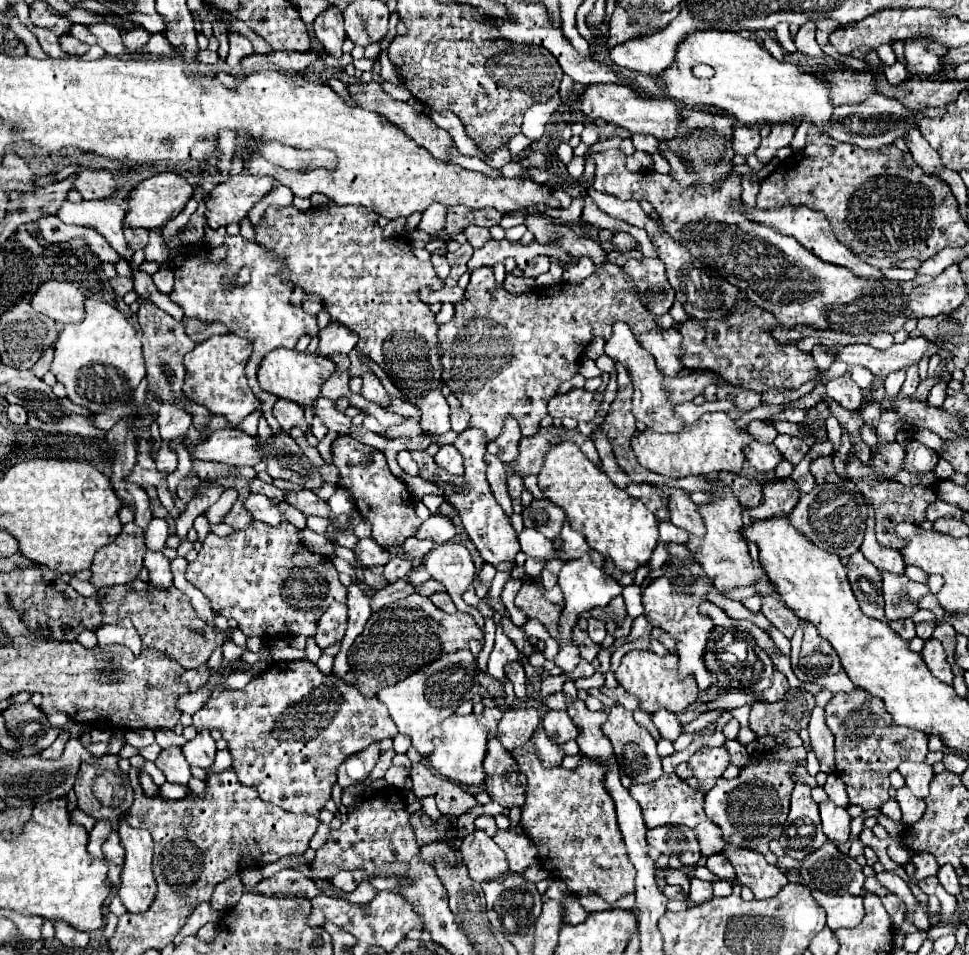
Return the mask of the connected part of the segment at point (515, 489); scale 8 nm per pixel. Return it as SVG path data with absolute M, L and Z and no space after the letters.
M510 476L510 478L508 478L508 494L510 494L510 498L512 498L512 500L520 498L522 490L524 490L522 478L520 478L520 476Z

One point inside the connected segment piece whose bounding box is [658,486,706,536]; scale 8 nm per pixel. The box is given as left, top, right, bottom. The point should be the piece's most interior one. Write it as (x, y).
(684, 513)

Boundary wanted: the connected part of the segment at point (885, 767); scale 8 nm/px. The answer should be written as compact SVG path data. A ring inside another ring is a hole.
M854 688L852 692L838 692L834 698L826 704L826 724L832 730L836 738L836 774L844 780L846 792L850 798L850 804L858 804L868 812L870 808L880 808L882 802L888 800L888 788L890 788L890 778L888 774L898 768L902 760L924 760L928 754L928 736L918 730L910 728L900 728L892 722L892 716L886 712L884 702L880 698L870 696L862 688Z

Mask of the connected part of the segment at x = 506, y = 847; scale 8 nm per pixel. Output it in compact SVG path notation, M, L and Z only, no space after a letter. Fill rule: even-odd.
M498 830L492 838L504 850L508 868L512 872L524 872L530 864L538 862L538 850L534 848L534 842L528 836Z

